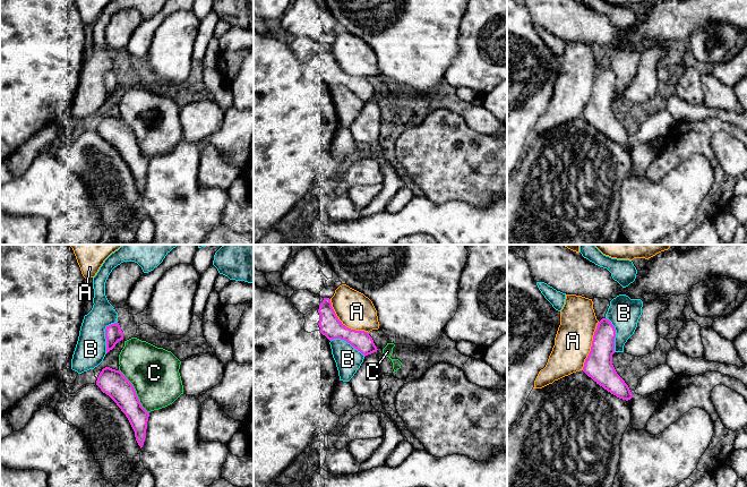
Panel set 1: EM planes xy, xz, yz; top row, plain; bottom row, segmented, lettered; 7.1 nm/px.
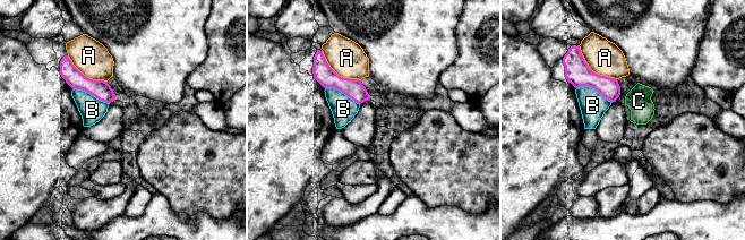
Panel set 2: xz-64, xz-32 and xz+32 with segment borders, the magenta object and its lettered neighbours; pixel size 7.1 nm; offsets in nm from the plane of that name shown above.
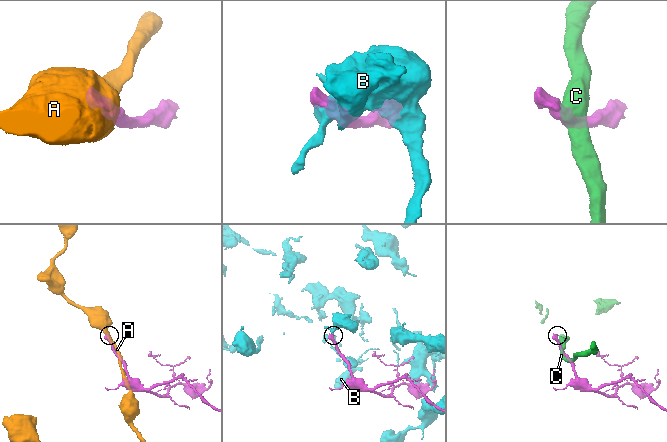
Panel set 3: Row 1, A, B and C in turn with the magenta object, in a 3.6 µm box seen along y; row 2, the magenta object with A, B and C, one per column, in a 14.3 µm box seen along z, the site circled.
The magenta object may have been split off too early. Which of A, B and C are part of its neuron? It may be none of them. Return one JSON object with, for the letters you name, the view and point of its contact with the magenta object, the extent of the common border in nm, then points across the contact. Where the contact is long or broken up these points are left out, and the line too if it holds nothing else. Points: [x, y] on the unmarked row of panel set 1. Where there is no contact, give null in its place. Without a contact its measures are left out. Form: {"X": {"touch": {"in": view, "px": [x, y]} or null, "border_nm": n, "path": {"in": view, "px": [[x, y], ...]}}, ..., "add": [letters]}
{"add": []}

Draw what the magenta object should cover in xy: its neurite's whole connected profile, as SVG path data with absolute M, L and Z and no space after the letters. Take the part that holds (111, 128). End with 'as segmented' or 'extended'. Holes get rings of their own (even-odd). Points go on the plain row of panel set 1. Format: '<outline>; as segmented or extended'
M105 113L100 119L96 131L126 161L135 178L136 187L141 195L146 185L149 159L141 153L132 130L120 117Z; as segmented

